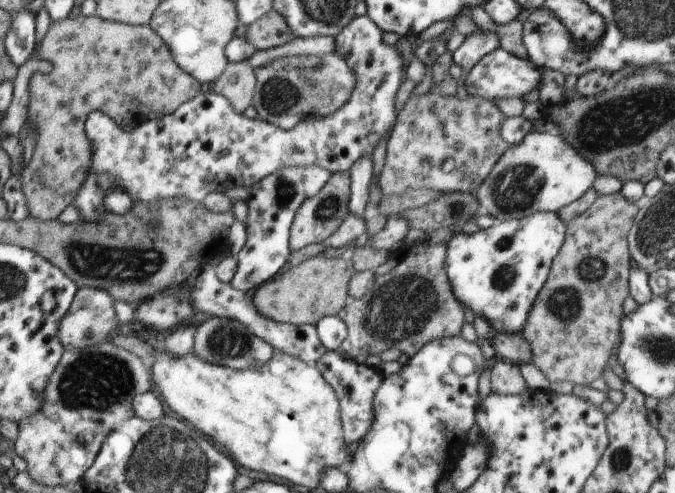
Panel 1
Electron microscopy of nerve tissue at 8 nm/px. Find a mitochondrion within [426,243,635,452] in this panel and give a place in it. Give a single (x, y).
(565, 304)

